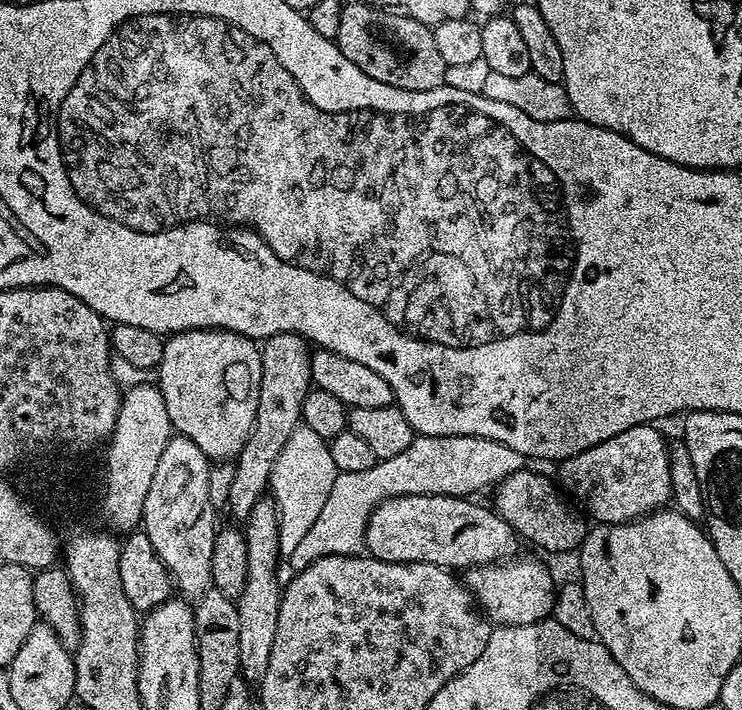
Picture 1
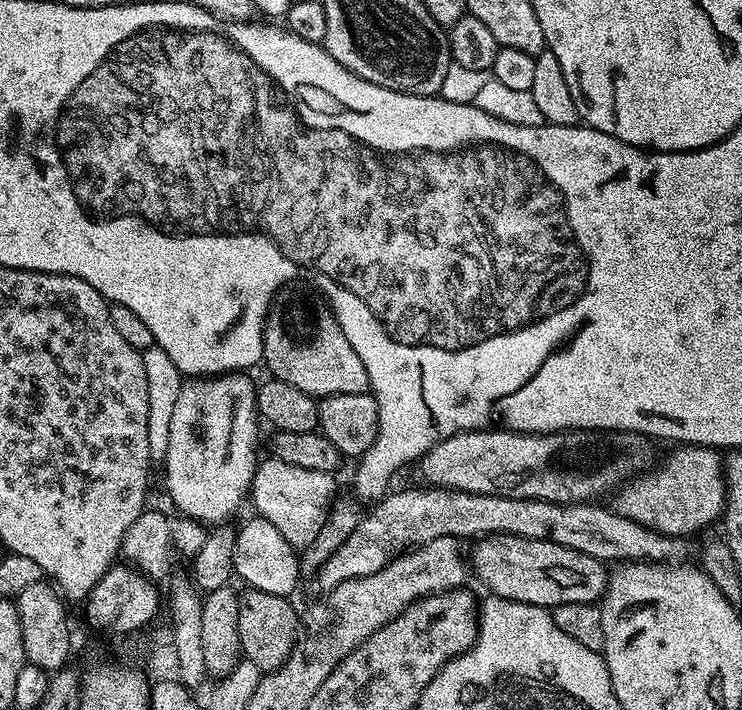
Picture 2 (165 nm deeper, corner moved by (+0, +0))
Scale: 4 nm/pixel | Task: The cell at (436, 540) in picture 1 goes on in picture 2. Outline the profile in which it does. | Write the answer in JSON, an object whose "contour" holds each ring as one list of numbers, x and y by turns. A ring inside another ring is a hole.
{"contour":[[485,536,477,539,470,556,470,568,493,596,549,610,566,602,596,604,608,588,610,575,605,561,590,558,578,550,521,536]]}

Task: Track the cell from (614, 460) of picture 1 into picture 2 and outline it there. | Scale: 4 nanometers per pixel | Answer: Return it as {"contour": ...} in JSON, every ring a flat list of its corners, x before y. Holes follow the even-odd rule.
{"contour":[[681,445,674,450,664,464,659,465,658,472,643,473,619,489,613,497,612,508,622,517,678,540,723,517,726,489,724,460,717,449]]}

